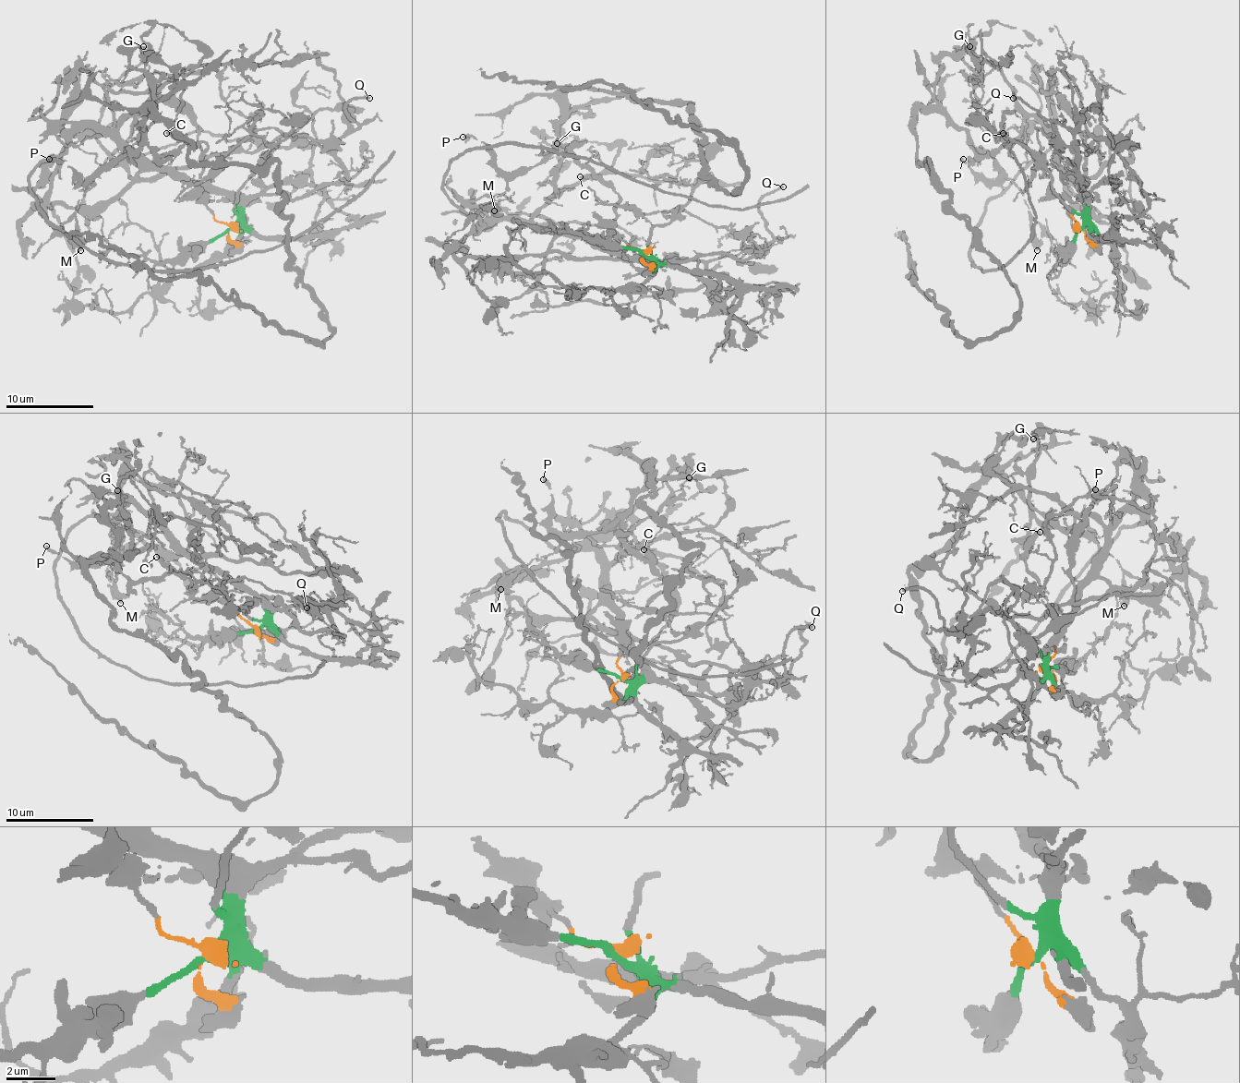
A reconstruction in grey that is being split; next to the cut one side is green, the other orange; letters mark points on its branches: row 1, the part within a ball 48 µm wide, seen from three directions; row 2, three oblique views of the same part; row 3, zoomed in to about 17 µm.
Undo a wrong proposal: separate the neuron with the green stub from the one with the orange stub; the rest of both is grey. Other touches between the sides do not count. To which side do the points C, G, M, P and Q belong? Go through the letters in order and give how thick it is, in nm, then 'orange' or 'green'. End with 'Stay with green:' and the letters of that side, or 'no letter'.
C: calibre 320 nm; orange
G: calibre 160 nm; green
M: calibre 480 nm; orange
P: calibre 240 nm; orange
Q: calibre 240 nm; green
Stay with green: G, Q

